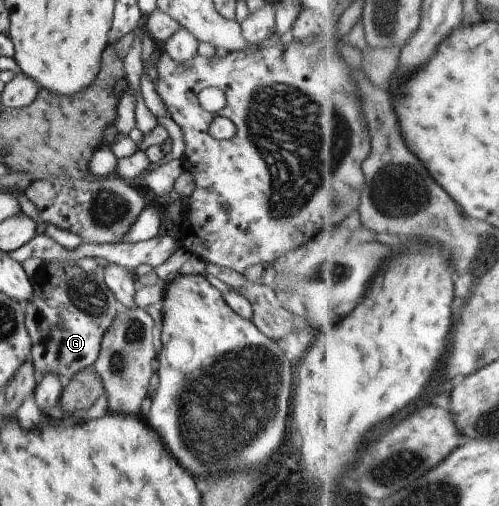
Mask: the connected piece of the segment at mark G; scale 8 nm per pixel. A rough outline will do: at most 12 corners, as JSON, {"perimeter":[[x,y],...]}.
{"perimeter":[[42,263],[22,306],[38,381],[94,363],[120,307],[95,272]]}

